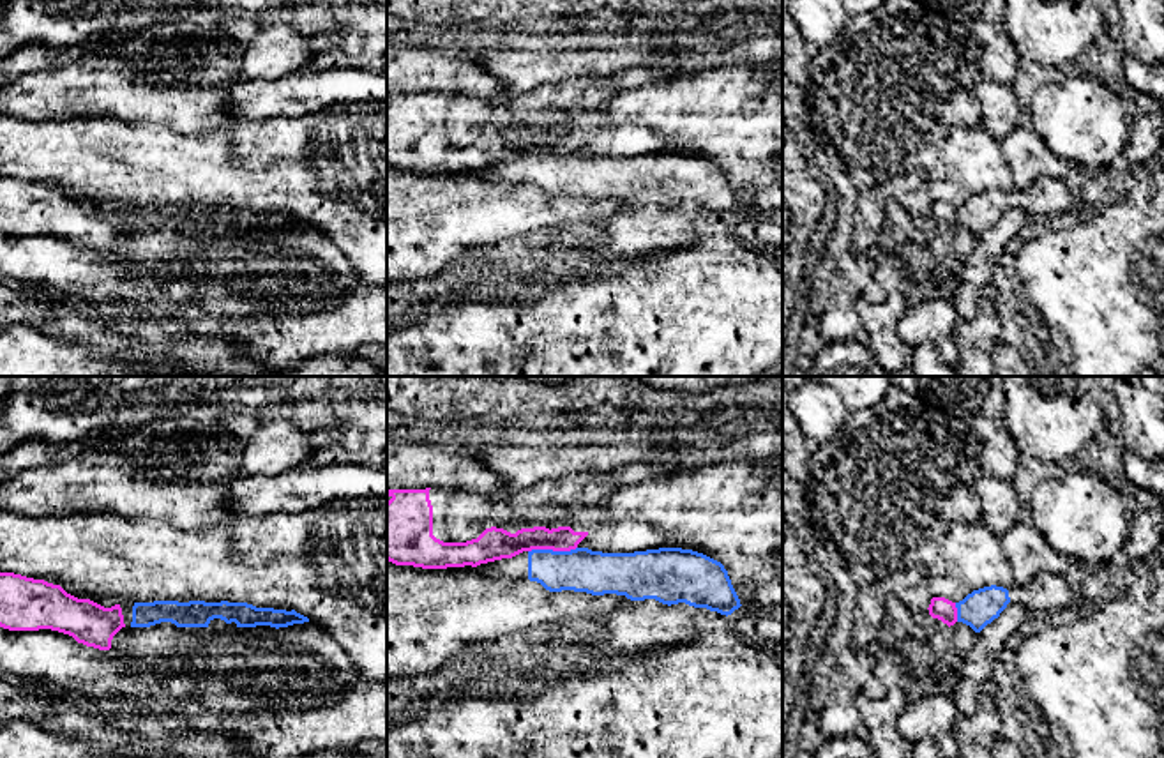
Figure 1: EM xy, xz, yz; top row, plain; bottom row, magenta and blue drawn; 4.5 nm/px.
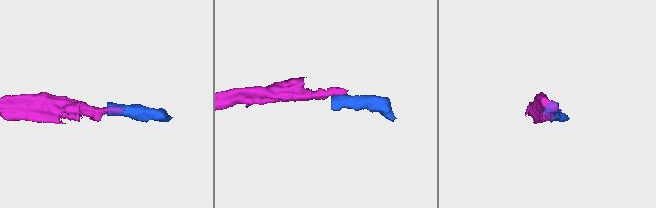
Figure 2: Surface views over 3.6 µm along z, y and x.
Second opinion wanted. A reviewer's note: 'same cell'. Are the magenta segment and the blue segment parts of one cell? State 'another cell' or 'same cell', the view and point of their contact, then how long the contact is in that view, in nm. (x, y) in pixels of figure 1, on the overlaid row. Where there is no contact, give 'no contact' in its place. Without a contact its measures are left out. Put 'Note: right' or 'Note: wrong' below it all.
another cell; meets magenta in xz at (551, 548); contact 220 nm long
Note: wrong

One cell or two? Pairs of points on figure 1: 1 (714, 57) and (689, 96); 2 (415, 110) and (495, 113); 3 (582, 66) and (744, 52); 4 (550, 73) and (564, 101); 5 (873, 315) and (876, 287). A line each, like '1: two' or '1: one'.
1: two
2: one
3: one
4: two
5: two

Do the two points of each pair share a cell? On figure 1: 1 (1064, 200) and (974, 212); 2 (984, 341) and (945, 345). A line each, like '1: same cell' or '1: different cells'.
1: same cell
2: different cells

